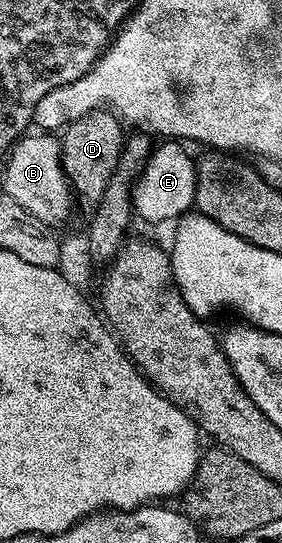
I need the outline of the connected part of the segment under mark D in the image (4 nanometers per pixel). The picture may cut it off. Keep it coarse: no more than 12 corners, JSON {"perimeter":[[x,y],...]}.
{"perimeter":[[89,115],[63,130],[67,182],[94,207],[116,171],[124,129]]}

